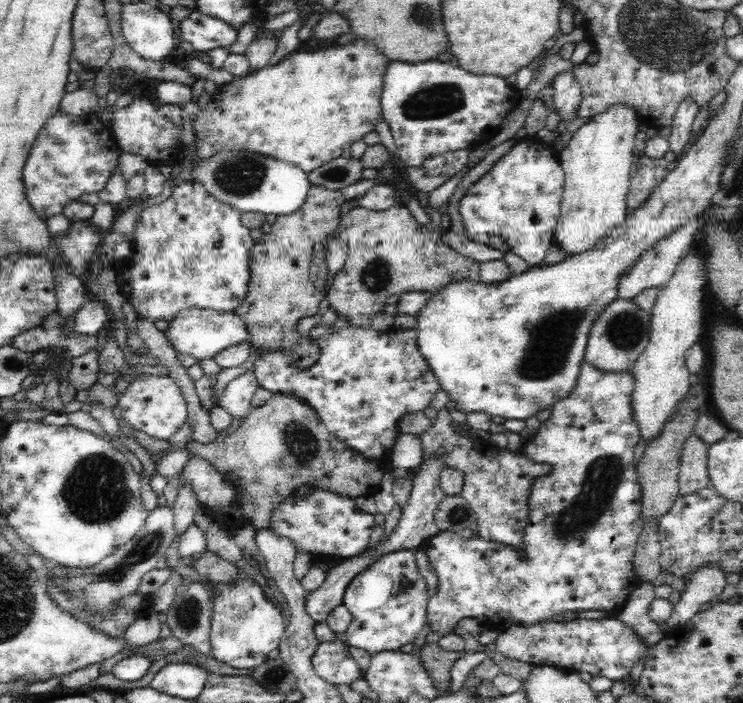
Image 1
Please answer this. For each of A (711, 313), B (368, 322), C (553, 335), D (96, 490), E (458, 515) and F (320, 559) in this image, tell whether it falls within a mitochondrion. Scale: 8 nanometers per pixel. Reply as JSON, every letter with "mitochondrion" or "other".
{"A":"other","B":"other","C":"mitochondrion","D":"mitochondrion","E":"mitochondrion","F":"other"}

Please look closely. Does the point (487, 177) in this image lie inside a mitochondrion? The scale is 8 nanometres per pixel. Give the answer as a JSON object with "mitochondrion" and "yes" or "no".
{"mitochondrion":"no"}

